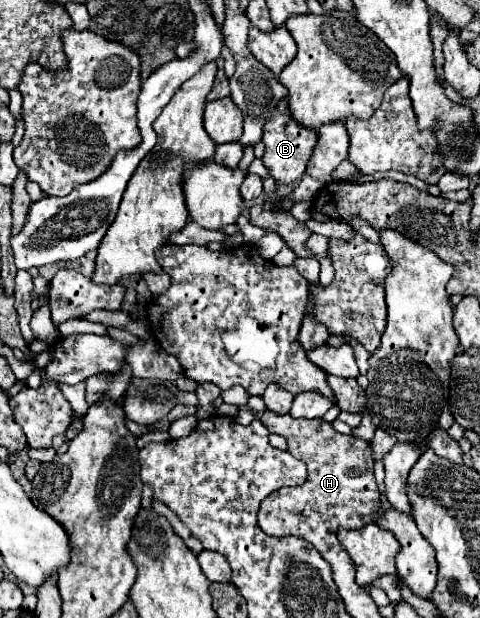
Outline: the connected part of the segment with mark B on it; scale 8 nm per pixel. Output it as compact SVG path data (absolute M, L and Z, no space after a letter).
M279 100L271 118L267 120L267 124L263 126L263 142L265 142L265 154L263 154L263 164L269 170L269 174L279 182L279 184L289 184L295 182L297 178L303 176L305 166L311 158L311 150L315 146L315 138L317 132L313 130L303 130L301 126L295 126L295 122L291 122L289 118L291 114L287 114L287 102Z

